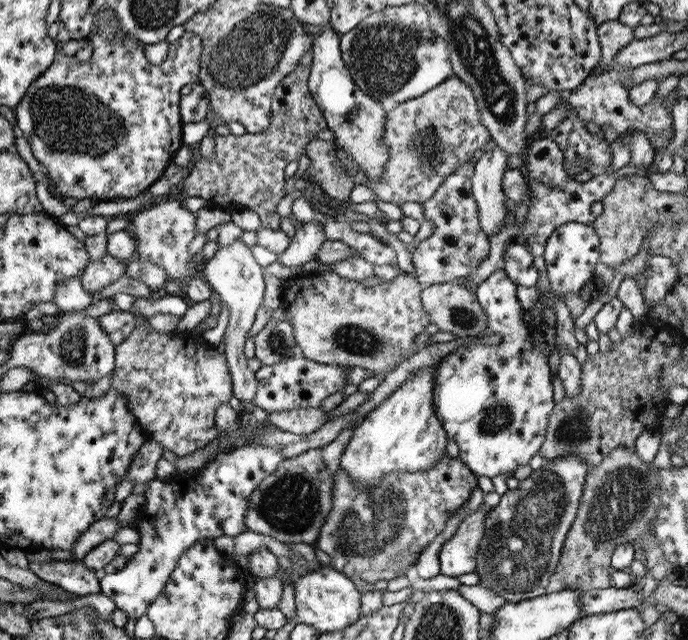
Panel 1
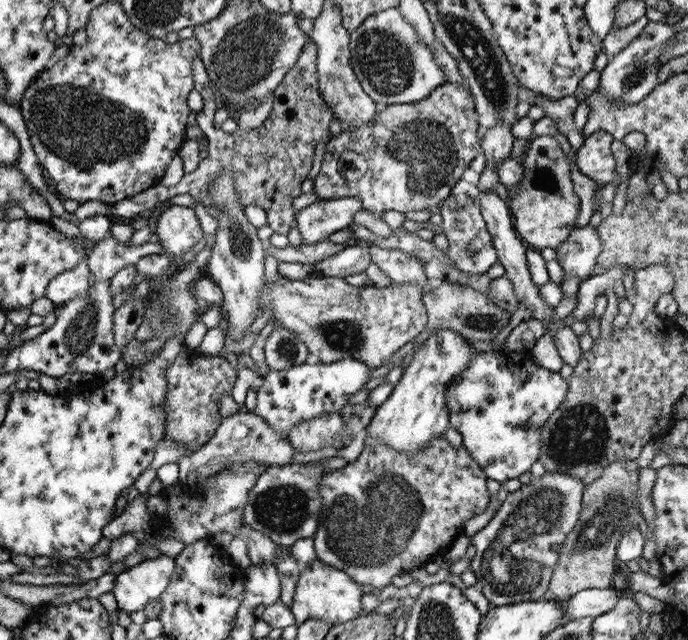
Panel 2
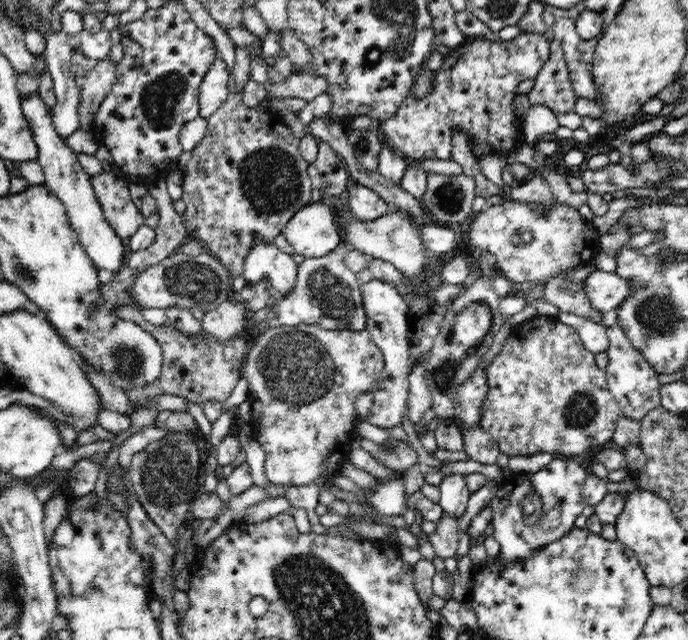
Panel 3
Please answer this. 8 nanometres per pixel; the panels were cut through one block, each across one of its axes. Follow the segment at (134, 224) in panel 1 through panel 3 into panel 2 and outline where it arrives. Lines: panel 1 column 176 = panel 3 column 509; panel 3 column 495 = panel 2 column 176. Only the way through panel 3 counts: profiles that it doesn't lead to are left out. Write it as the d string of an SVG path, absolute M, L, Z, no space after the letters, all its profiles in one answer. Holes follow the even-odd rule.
M167 206L167 210L157 214L153 236L157 236L165 252L183 256L205 236L197 220L199 218L195 210L183 206Z

